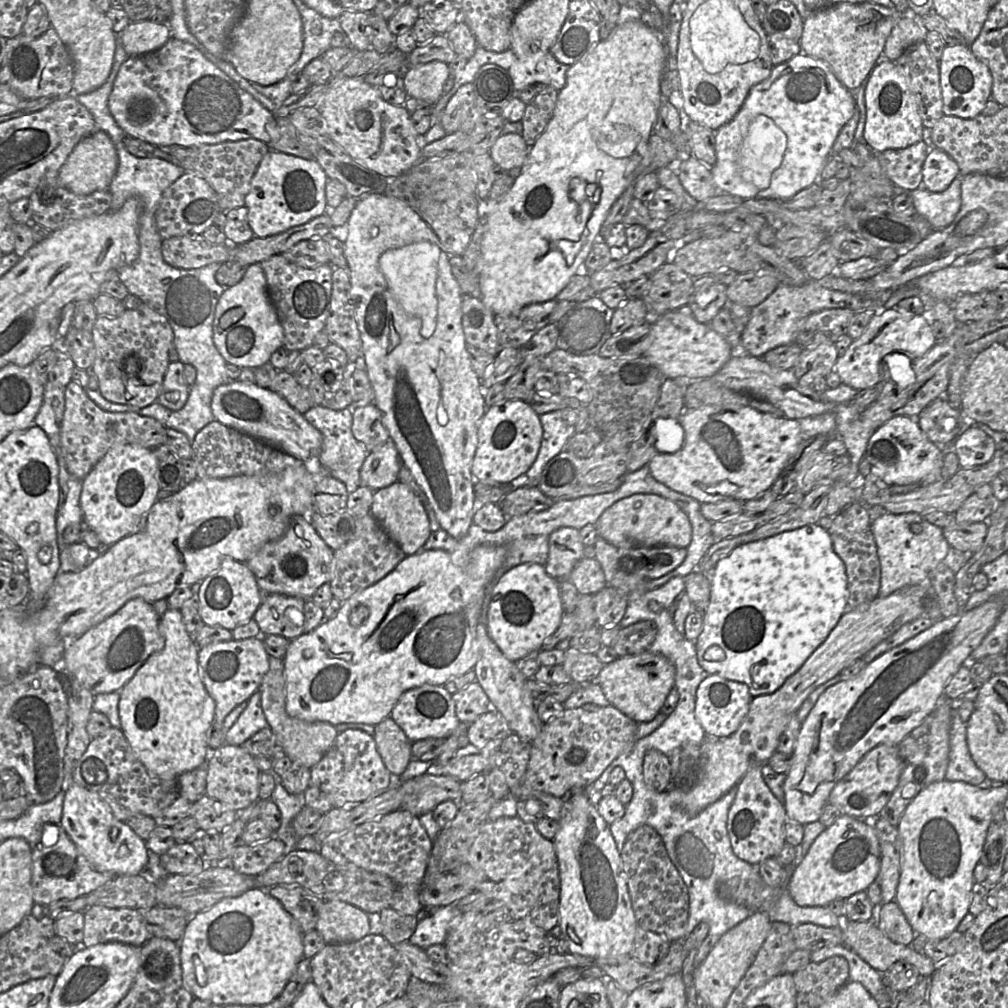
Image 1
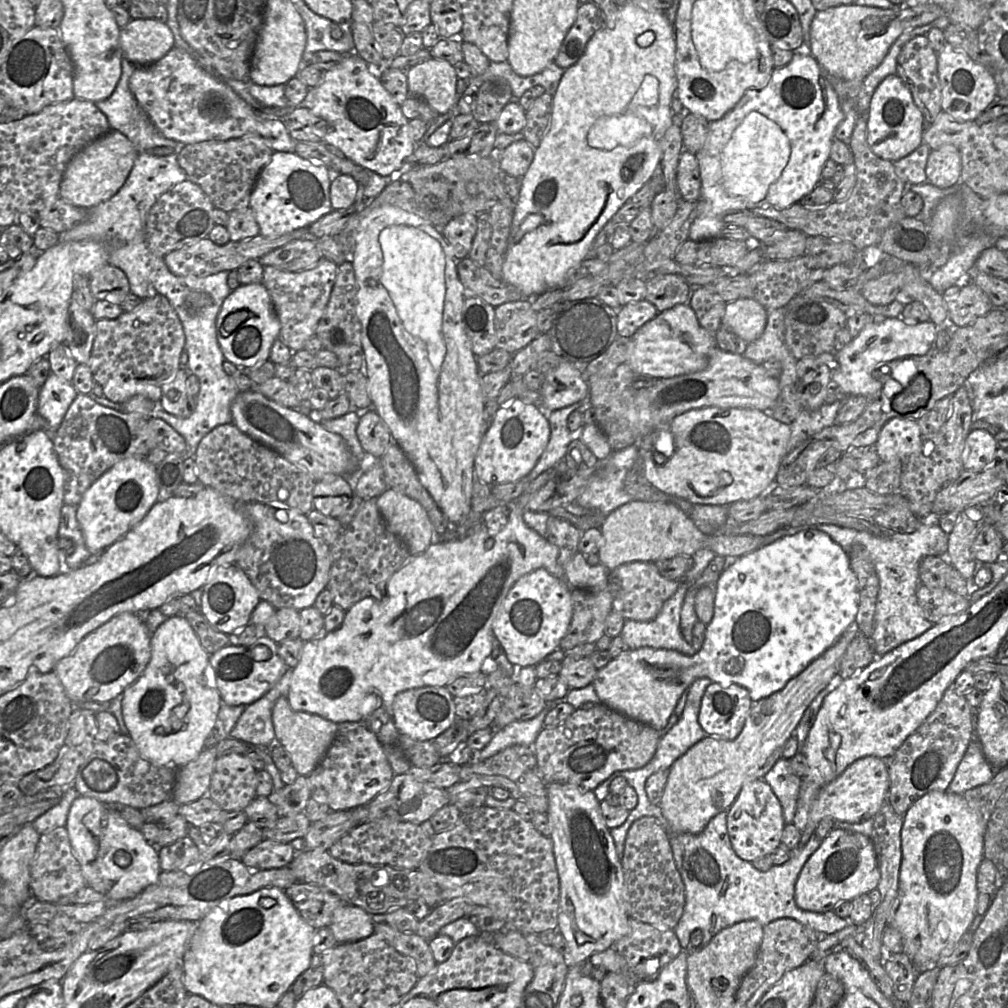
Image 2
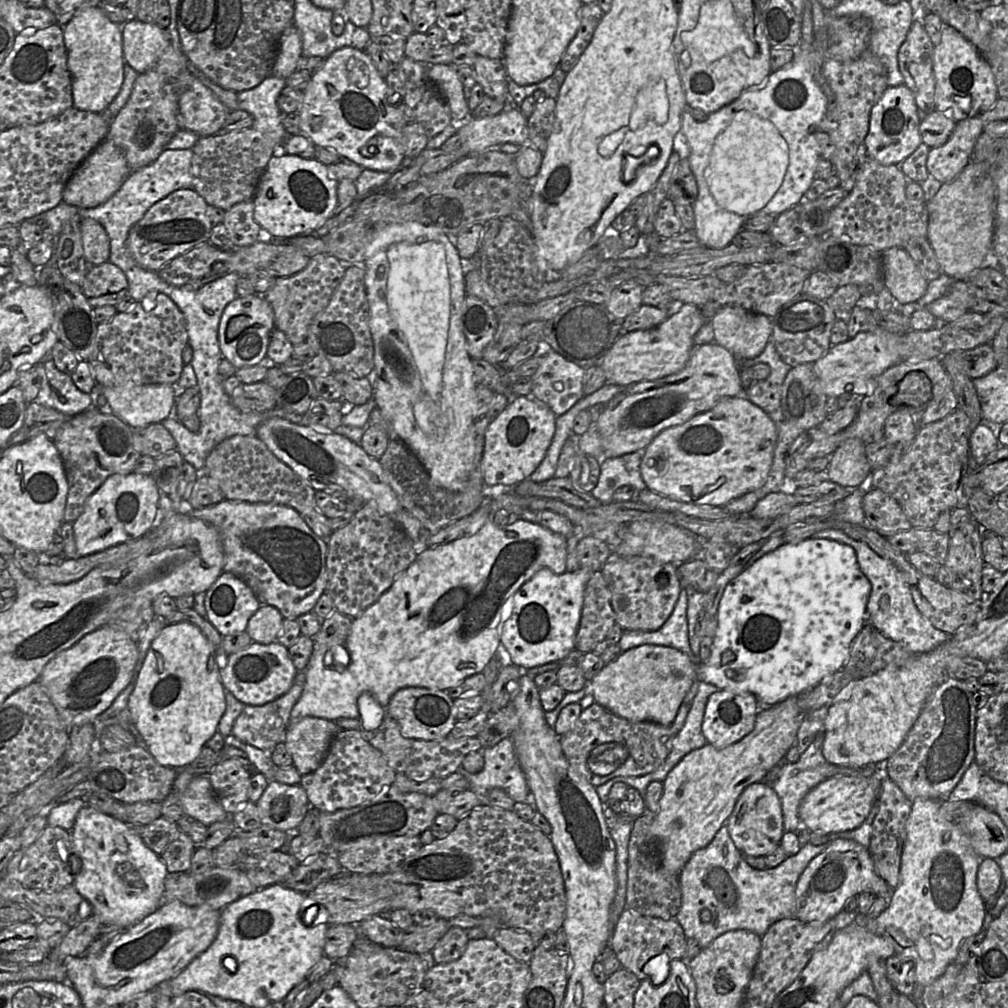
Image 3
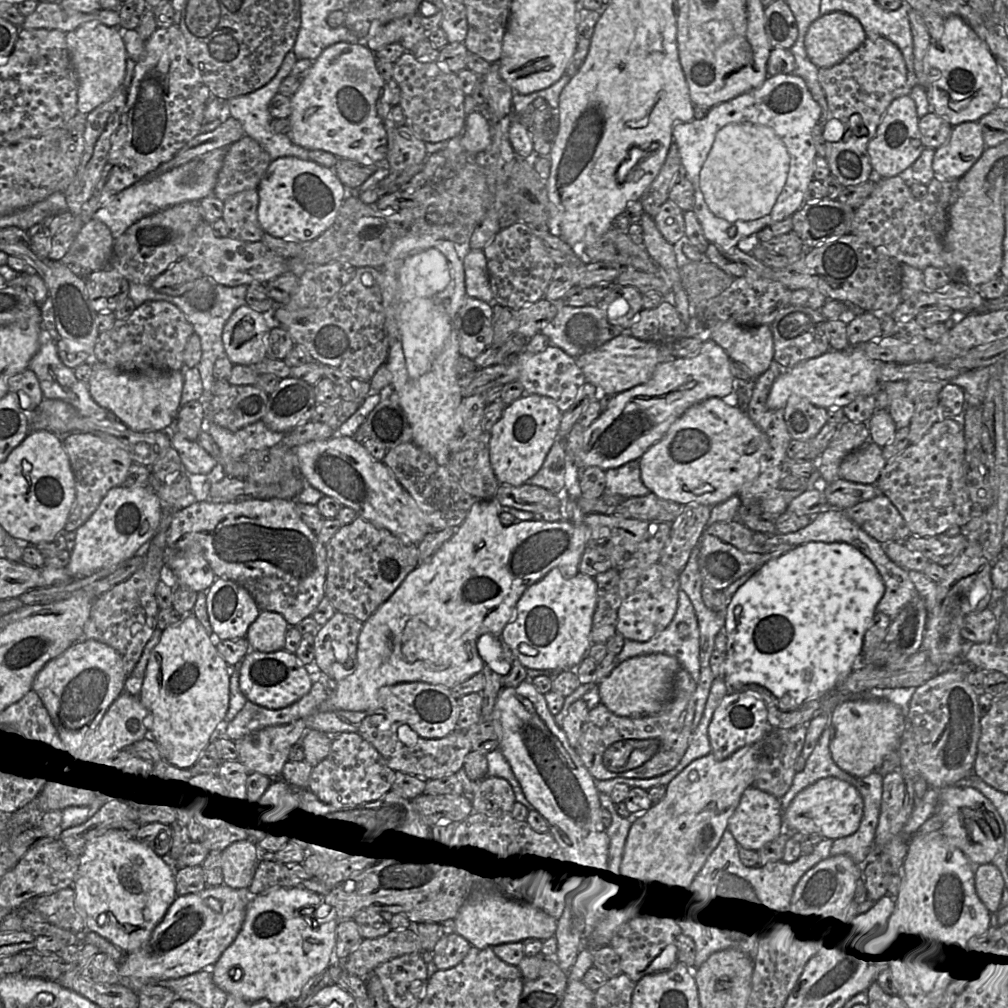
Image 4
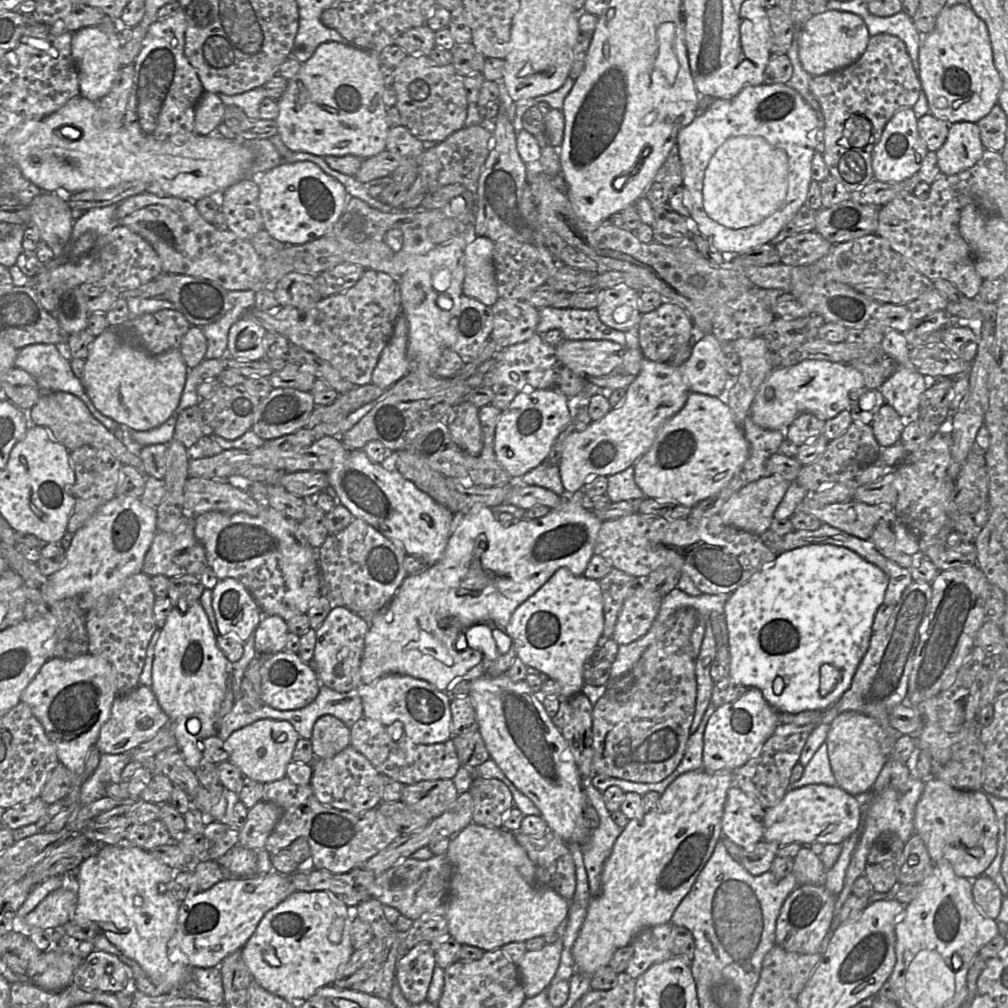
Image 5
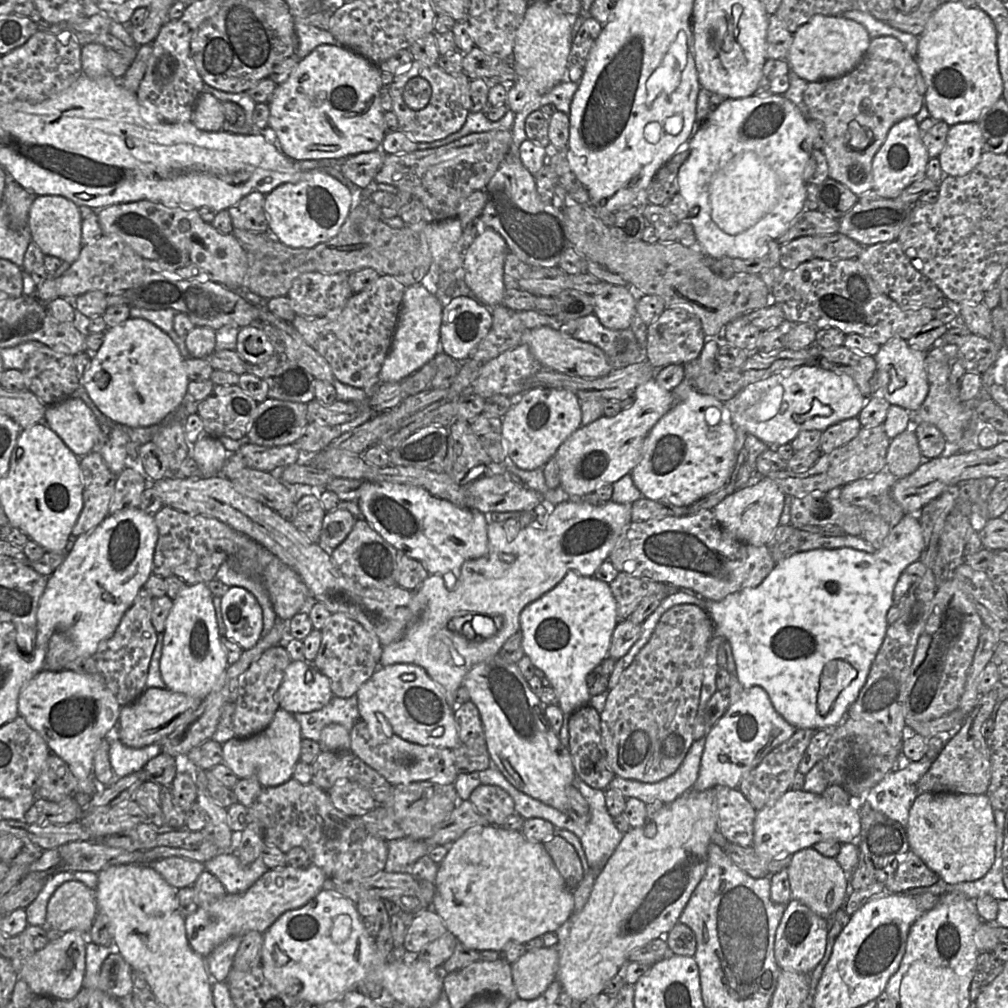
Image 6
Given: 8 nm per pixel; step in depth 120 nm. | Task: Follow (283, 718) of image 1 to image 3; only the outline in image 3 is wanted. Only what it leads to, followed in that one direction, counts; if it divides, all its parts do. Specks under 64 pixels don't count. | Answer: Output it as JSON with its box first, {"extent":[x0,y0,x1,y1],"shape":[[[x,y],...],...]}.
{"extent":[284,717,338,776],"shape":[[[305,717],[289,725],[284,744],[301,776],[319,768],[338,732],[334,721],[316,717]]]}

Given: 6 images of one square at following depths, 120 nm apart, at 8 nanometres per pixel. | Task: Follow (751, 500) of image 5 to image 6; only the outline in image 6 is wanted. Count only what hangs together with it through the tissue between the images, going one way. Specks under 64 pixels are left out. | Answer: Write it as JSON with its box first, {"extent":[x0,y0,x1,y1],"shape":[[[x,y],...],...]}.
{"extent":[713,476,785,545],"shape":[[[758,476],[749,485],[725,497],[713,509],[721,528],[734,539],[755,545],[766,545],[779,525],[785,494],[779,486],[765,476]]]}

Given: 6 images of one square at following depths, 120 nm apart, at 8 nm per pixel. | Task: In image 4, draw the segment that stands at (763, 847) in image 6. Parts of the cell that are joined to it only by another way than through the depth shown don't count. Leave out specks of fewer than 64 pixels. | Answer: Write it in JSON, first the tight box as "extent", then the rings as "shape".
{"extent":[783,777,864,840],"shape":[[[835,777],[816,781],[801,790],[783,811],[784,832],[836,840],[855,833],[863,816],[864,803],[859,791],[851,784]]]}

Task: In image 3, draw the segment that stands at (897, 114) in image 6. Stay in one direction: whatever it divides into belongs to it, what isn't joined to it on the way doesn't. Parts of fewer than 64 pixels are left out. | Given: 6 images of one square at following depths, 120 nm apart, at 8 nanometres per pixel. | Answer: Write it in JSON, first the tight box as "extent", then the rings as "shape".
{"extent":[822,49,889,192],"shape":[[[867,49],[852,61],[826,58],[822,73],[837,103],[838,127],[828,133],[835,145],[831,162],[838,172],[839,187],[851,192],[868,156],[865,138],[869,131],[871,110],[889,87],[887,69],[882,61]]]}

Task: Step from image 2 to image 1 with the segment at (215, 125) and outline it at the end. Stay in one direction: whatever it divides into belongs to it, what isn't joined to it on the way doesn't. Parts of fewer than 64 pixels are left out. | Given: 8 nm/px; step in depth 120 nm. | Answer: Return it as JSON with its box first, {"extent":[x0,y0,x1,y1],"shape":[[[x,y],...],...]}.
{"extent":[108,36,276,148],"shape":[[[173,36],[161,48],[144,55],[129,56],[121,64],[108,107],[126,136],[155,146],[193,148],[245,139],[257,139],[268,144],[276,122],[270,110],[209,61],[195,46]]]}

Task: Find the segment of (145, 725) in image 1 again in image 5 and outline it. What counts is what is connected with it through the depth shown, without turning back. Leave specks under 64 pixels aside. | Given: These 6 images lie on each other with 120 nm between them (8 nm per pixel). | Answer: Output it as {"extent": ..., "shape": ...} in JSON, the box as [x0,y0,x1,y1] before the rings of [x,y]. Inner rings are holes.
{"extent":[151,600,231,770],"shape":[[[199,600],[190,604],[186,611],[180,611],[177,607],[172,609],[155,645],[151,689],[169,718],[168,726],[177,740],[177,749],[184,763],[192,770],[203,758],[201,742],[217,733],[214,716],[230,687],[231,665],[217,644],[209,618]],[[191,717],[201,722],[197,735],[189,733],[186,728],[186,721]]]}

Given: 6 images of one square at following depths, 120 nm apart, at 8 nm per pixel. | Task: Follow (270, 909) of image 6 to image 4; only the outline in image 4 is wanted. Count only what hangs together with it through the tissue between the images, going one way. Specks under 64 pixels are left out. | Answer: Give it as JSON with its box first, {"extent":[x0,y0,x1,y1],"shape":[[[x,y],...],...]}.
{"extent":[119,884,251,993],"shape":[[[226,884],[177,896],[164,918],[154,928],[150,939],[135,951],[125,953],[124,959],[119,964],[119,984],[138,993],[143,987],[158,985],[157,983],[162,980],[177,979],[211,969],[239,934],[245,919],[246,907],[251,899],[249,887],[235,889]]]}

